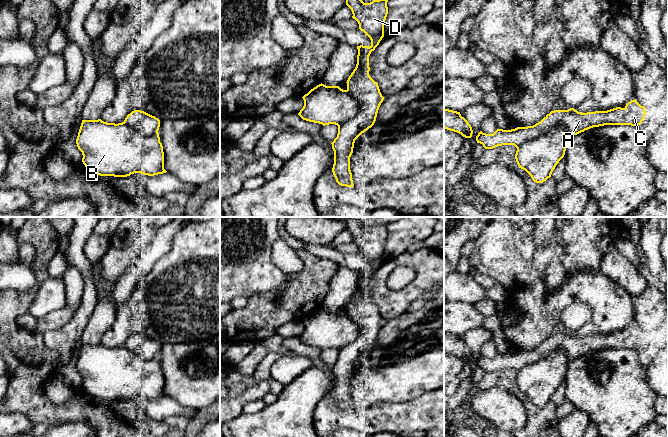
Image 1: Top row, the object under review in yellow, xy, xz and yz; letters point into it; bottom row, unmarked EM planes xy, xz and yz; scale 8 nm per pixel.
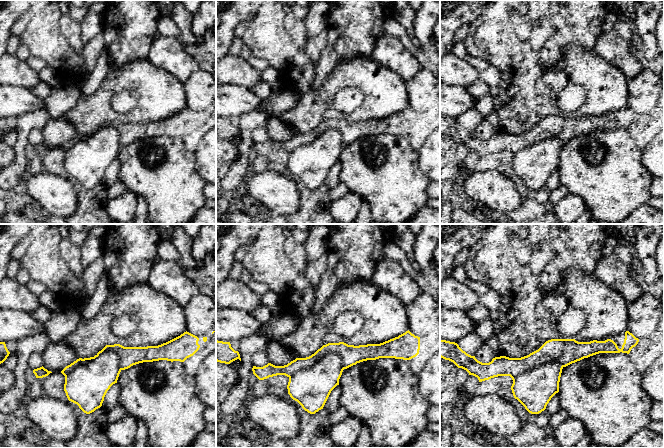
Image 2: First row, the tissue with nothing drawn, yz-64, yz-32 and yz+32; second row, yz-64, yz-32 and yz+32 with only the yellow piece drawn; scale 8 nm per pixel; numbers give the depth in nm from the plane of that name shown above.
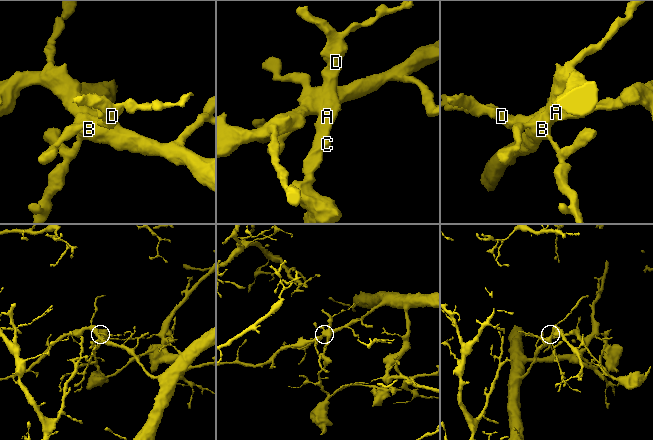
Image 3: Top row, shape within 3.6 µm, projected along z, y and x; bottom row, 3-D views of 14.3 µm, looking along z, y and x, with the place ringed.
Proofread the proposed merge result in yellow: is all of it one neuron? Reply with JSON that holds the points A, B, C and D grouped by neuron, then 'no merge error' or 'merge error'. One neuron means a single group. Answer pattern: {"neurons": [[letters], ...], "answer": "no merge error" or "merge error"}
{"neurons": [["A", "C", "D"], ["B"]], "answer": "merge error"}

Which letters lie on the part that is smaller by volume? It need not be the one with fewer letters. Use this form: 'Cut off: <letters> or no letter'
Cut off: A, C, D

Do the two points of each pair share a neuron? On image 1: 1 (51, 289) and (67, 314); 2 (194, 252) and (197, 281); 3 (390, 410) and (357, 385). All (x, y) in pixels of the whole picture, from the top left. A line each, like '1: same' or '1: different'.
1: different
2: same
3: different

